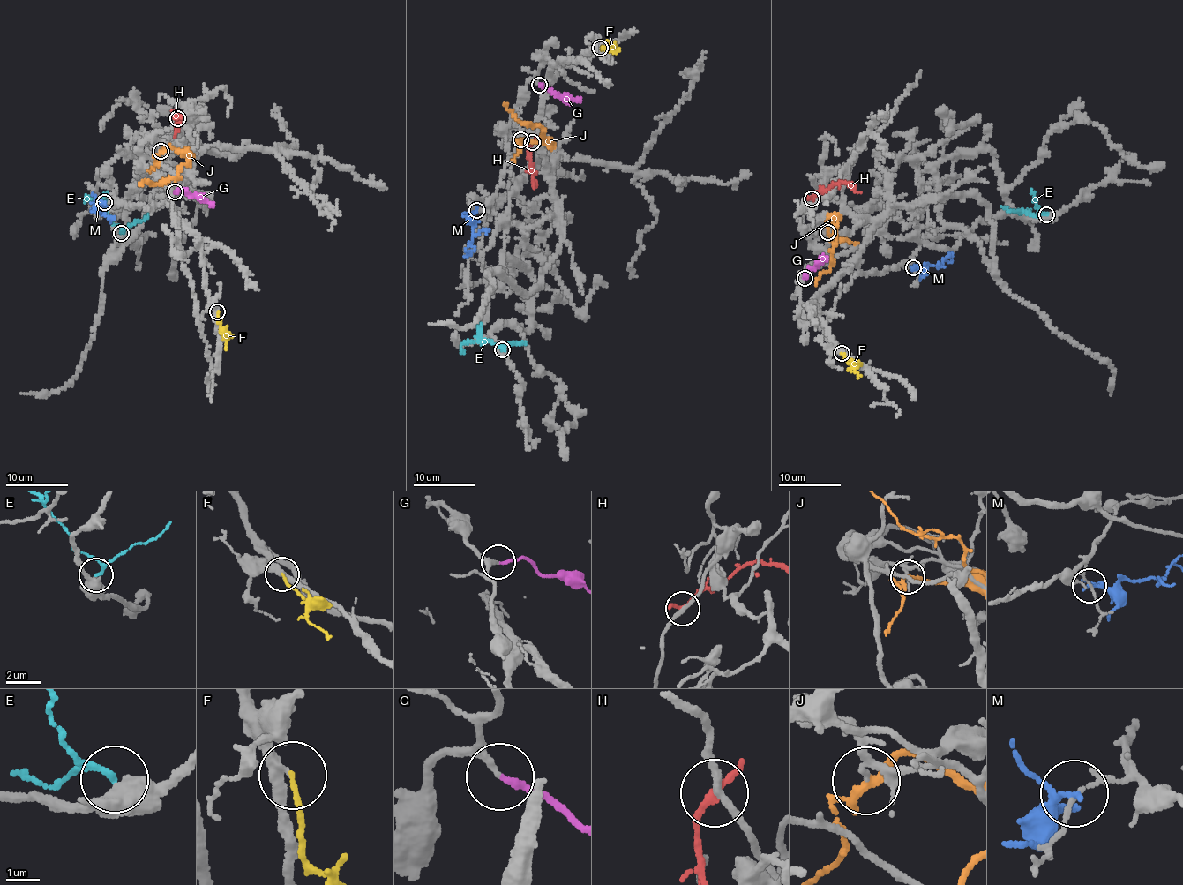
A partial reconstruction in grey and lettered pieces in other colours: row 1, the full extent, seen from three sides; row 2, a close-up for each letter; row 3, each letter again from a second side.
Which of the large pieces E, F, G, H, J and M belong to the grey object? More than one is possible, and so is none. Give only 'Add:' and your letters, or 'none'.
Add: F, G

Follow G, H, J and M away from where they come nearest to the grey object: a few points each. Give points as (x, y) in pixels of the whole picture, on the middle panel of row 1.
G: (539, 85), (554, 93), (580, 100)
H: (533, 141), (528, 151), (535, 188)
J: (520, 140), (550, 142), (542, 135), (539, 126), (532, 123), (521, 123), (505, 102)
M: (475, 210), (471, 243), (474, 250), (465, 256)

